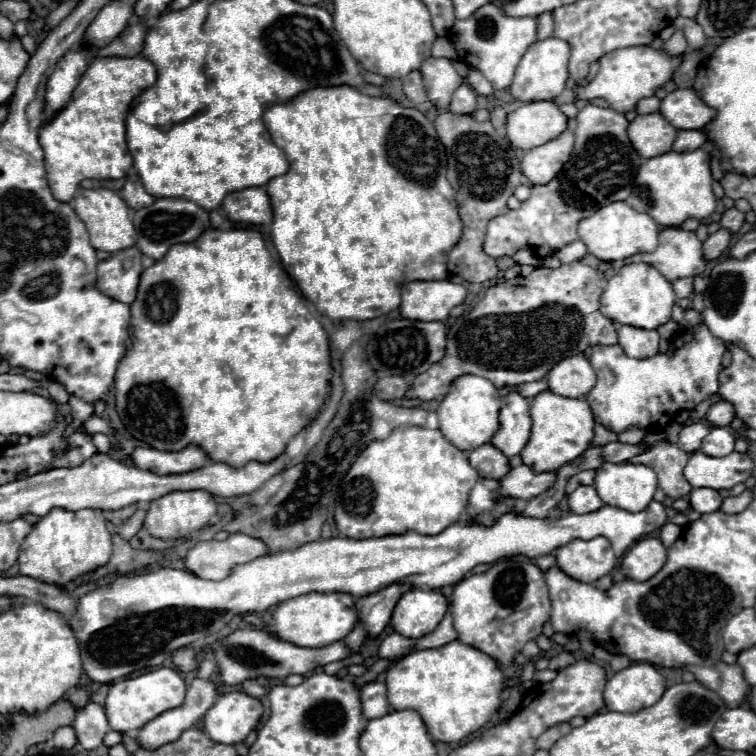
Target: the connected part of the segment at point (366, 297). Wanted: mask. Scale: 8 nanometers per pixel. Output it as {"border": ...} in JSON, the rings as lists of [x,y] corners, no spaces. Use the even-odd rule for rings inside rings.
{"border":[[[342,84],[342,86],[316,86],[306,92],[300,92],[290,102],[272,104],[264,110],[264,124],[278,148],[284,150],[290,170],[284,176],[276,176],[266,184],[270,204],[274,210],[271,240],[280,254],[284,270],[296,280],[298,288],[310,300],[320,314],[326,314],[332,320],[372,320],[388,314],[400,306],[400,286],[414,280],[446,280],[446,256],[452,246],[460,240],[462,222],[454,202],[454,190],[446,180],[446,154],[442,144],[436,138],[434,124],[416,108],[404,108],[398,102],[384,97],[372,97],[360,90]],[[430,144],[430,150],[412,150],[412,146]]]}

